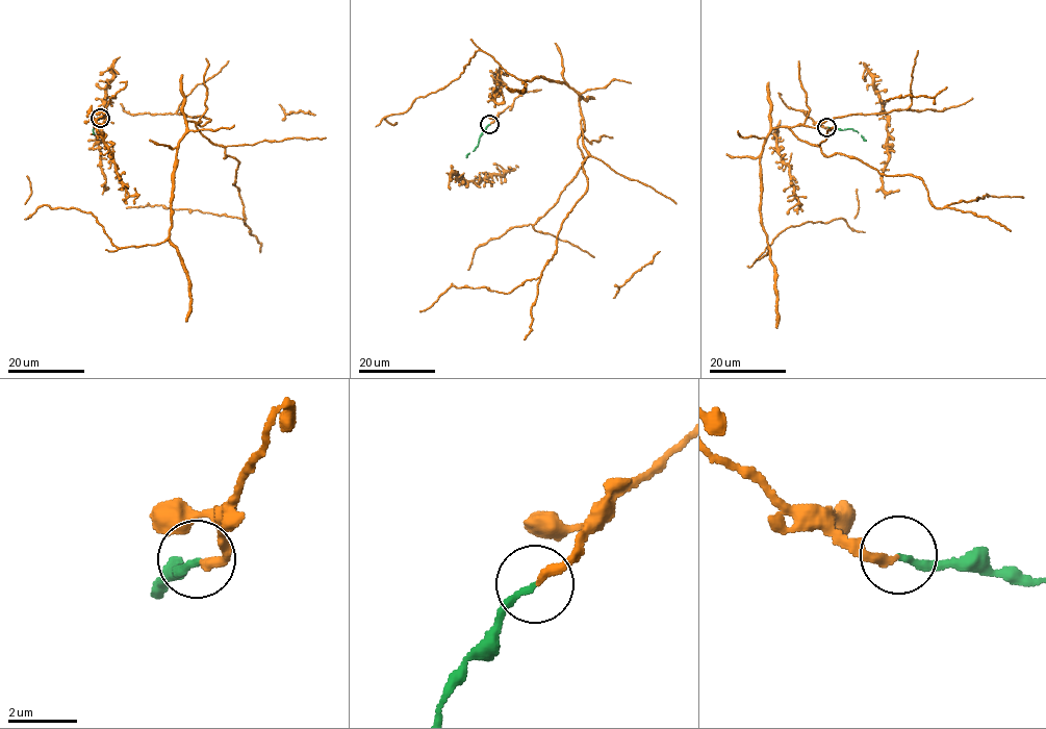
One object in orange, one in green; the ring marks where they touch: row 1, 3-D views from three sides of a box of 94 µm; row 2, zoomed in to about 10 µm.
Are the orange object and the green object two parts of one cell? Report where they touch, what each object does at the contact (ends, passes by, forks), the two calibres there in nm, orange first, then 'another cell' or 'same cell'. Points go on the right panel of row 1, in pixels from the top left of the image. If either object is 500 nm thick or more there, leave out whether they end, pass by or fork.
place (826, 127); orange ends; green ends; calibres 260 and 170 nm; same cell

